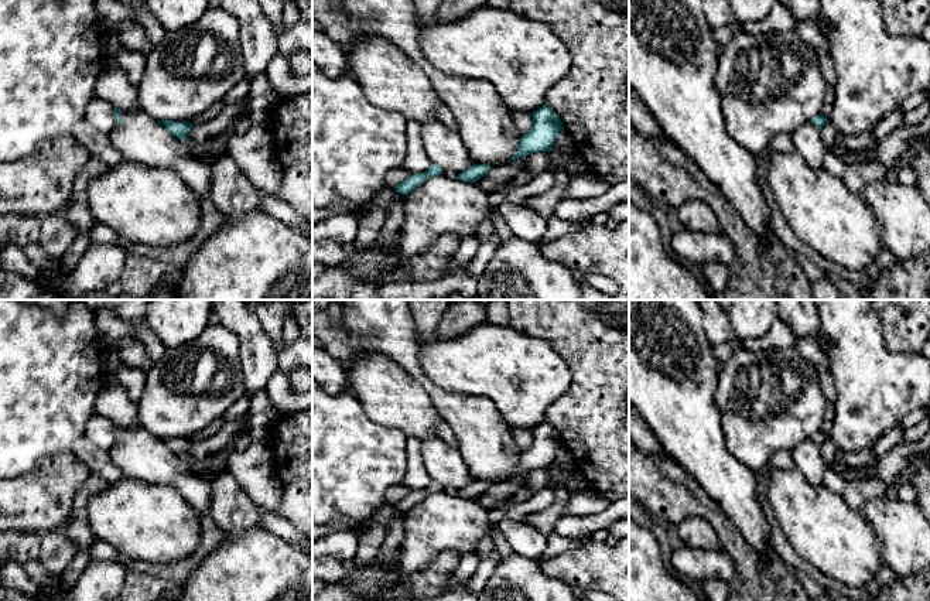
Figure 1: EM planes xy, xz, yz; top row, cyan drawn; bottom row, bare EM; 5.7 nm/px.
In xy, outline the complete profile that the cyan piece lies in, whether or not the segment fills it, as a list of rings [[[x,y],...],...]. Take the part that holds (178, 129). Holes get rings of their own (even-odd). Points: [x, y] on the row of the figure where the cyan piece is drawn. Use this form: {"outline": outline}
{"outline": [[[157,120],[157,122],[179,140],[187,140],[188,133],[194,127],[194,124],[187,120],[182,122]]]}

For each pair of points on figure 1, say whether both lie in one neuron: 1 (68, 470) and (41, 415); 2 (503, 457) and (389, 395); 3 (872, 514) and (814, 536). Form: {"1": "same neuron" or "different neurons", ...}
{"1": "different neurons", "2": "different neurons", "3": "different neurons"}

